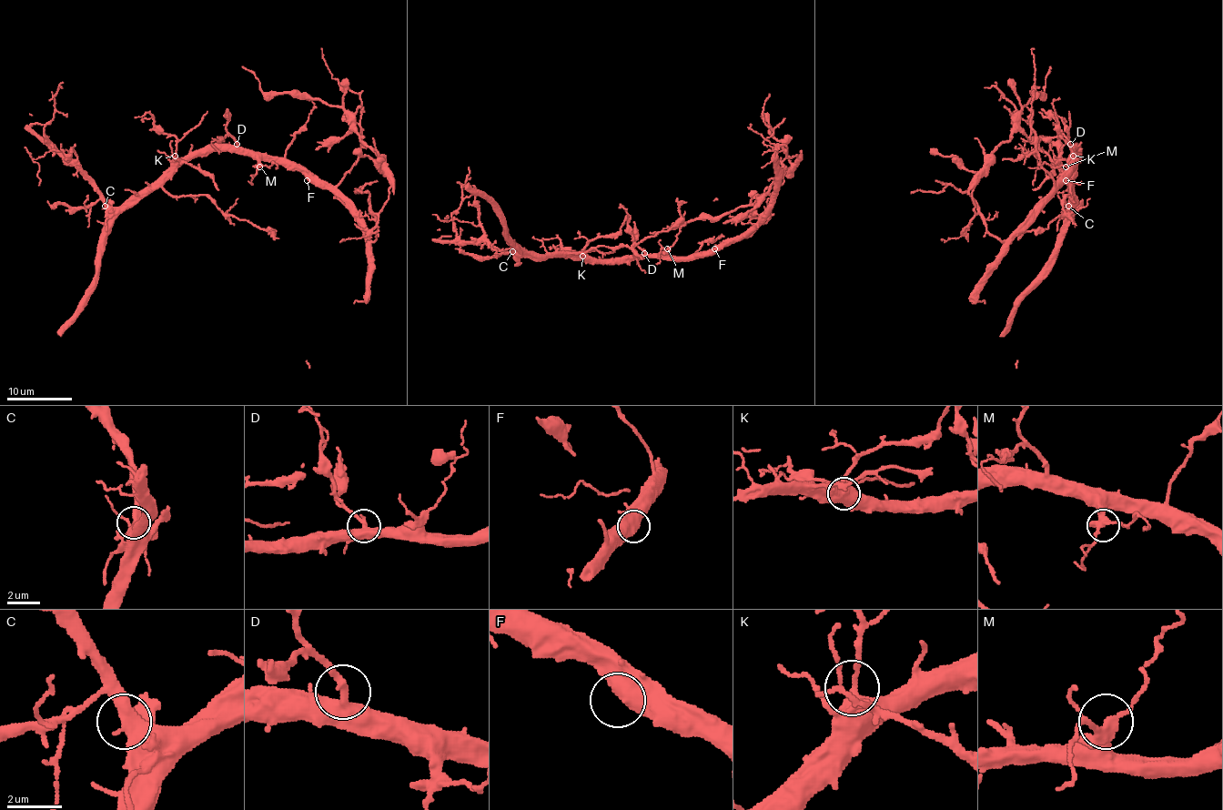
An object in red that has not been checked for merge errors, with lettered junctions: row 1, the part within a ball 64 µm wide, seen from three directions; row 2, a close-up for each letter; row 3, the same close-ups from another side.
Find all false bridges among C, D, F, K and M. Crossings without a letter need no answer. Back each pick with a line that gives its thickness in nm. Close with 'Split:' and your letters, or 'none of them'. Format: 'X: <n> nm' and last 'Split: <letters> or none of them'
Split: none of them

